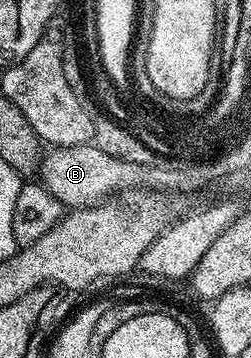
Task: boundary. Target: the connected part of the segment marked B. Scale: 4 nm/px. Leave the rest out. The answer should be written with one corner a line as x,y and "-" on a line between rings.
92,142
83,146
66,148
50,147
39,160
40,183
44,184
56,200
66,209
92,208
104,201
108,192
113,192
121,184
123,165
111,154
103,154

